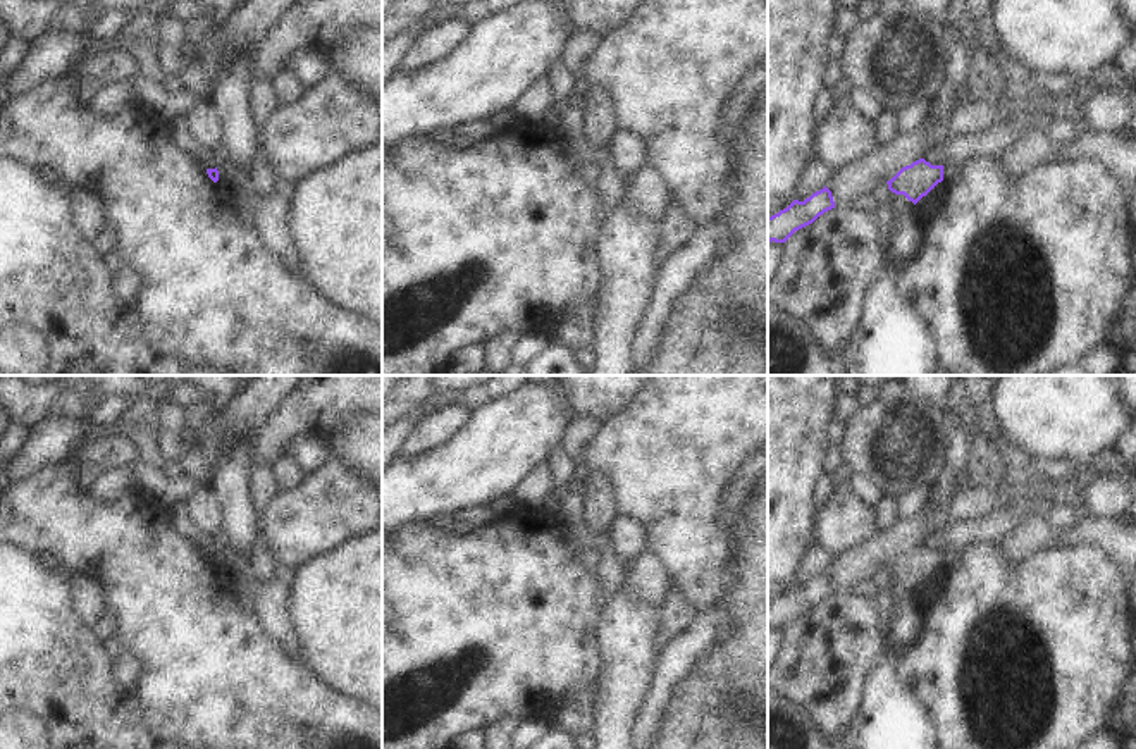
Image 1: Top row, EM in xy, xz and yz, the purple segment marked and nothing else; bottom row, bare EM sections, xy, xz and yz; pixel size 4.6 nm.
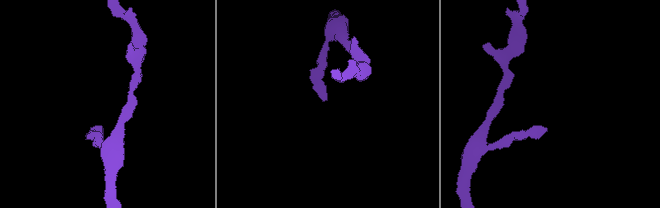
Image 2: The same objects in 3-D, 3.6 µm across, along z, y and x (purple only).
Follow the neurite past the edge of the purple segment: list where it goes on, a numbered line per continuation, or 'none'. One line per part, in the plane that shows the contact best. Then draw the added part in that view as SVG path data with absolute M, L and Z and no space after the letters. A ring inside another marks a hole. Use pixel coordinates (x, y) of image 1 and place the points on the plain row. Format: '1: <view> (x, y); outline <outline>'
none

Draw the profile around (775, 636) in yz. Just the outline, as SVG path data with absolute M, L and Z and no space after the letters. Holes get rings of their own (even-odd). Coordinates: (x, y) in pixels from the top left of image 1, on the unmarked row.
M768 628L768 672L771 670L783 644L783 628Z

